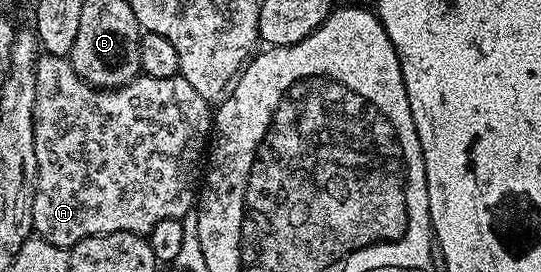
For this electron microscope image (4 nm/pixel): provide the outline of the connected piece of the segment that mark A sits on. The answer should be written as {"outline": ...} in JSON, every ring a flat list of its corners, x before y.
{"outline":[[40,56,35,63,37,97,35,99,35,154,37,155,37,175,35,176,35,198,33,199,34,232,49,243,70,247,86,237,96,237,102,233,150,234,161,219,181,219,197,201,197,190,201,185,201,166,205,161,205,150,213,133,213,109,189,83,181,76,169,79,153,79,142,75,135,77,120,89,96,89,71,66,67,57]]}

